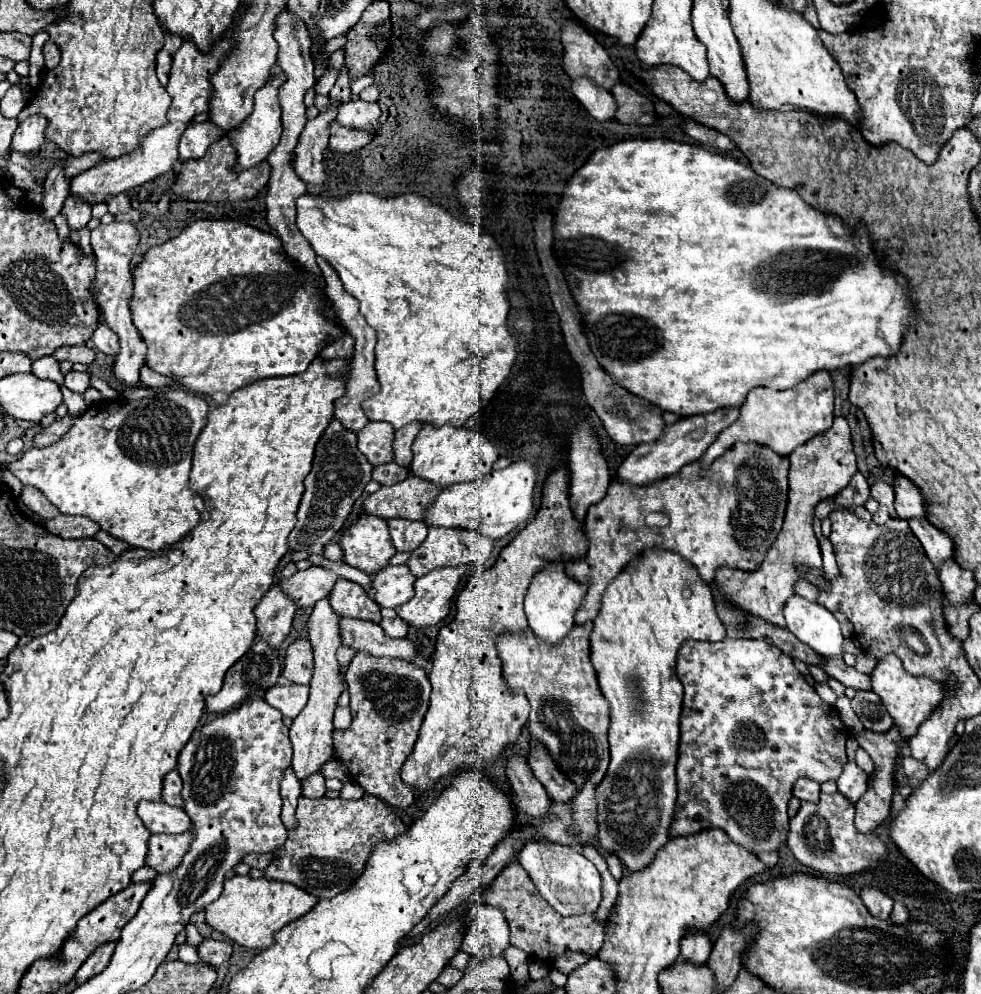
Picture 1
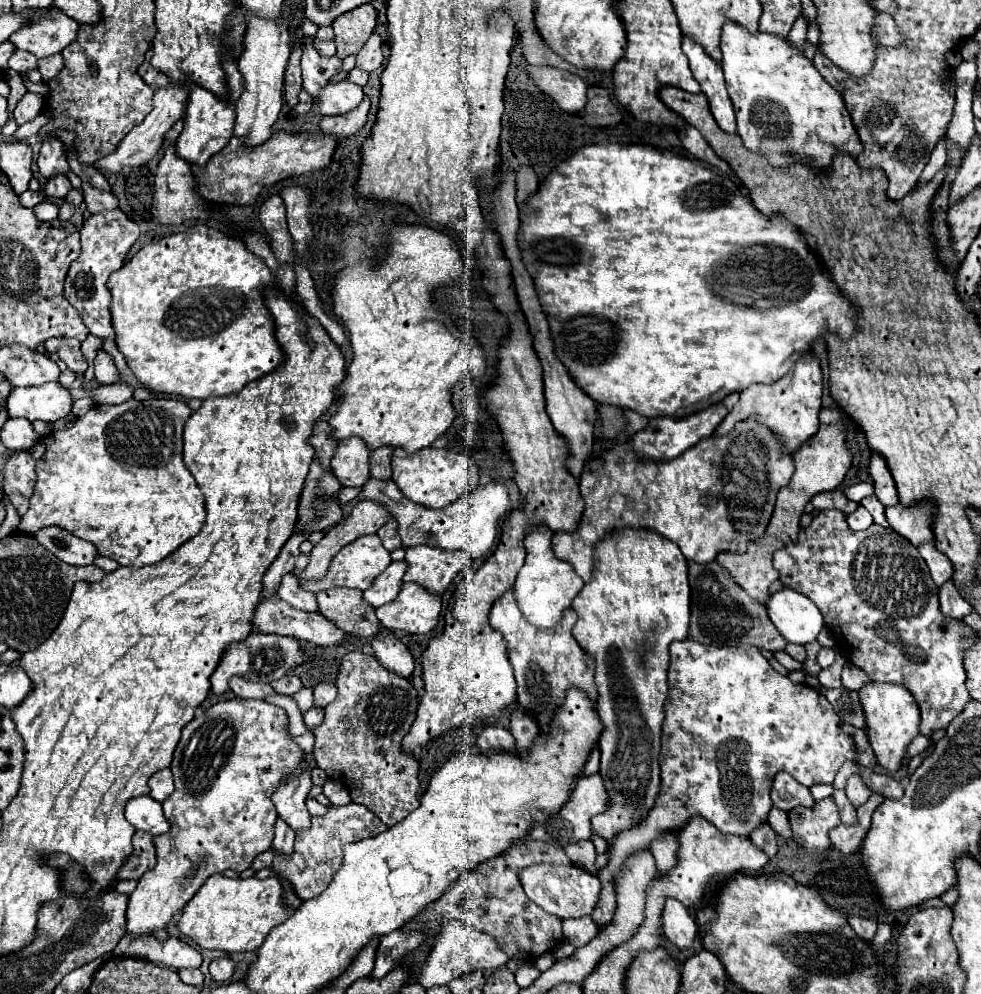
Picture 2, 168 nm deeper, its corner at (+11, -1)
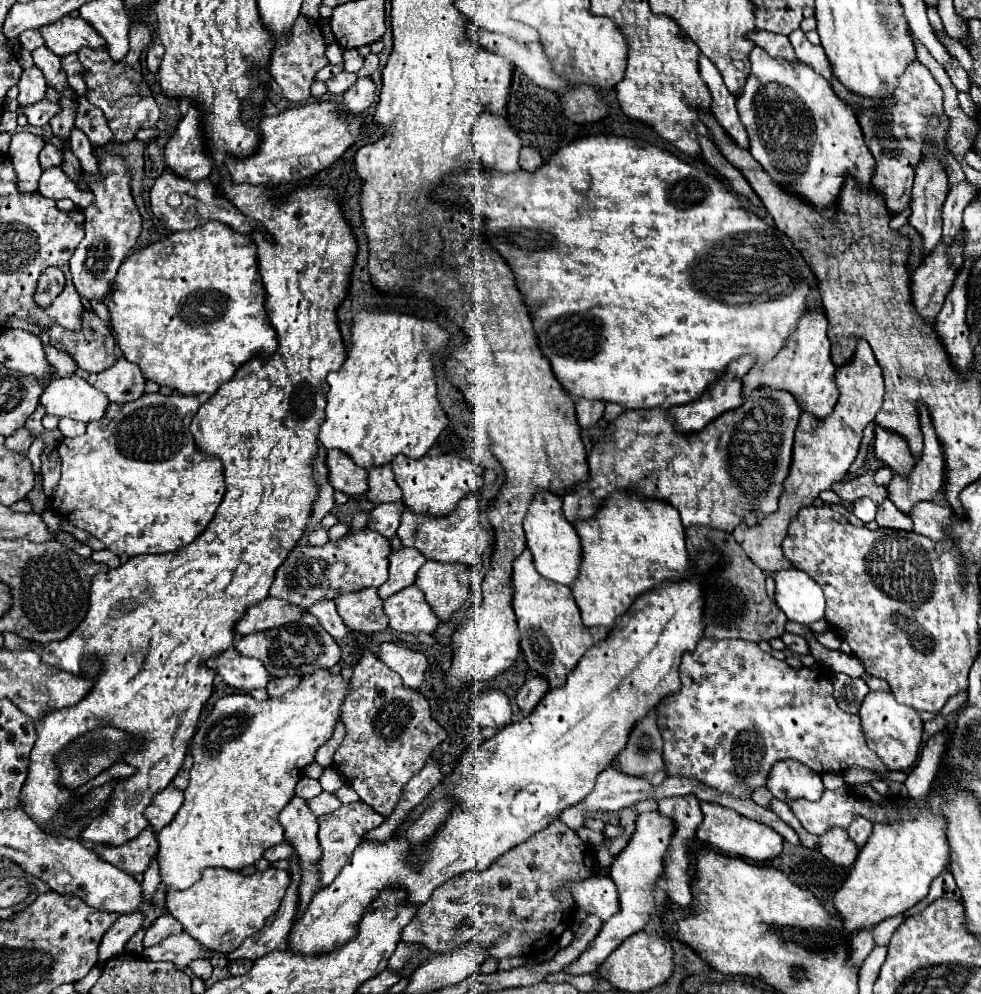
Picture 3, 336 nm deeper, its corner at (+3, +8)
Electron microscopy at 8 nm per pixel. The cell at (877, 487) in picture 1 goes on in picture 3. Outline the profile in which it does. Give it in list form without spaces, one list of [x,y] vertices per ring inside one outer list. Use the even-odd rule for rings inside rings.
[[[889,498],[877,508],[877,524],[885,528],[895,528],[895,530],[907,530],[907,532],[913,530],[909,516],[897,510],[897,506],[891,504]]]

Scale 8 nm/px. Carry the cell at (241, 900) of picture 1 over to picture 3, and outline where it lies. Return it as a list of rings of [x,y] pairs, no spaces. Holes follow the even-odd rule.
[[[273,866],[251,876],[225,868],[205,868],[203,878],[189,890],[167,888],[165,906],[171,916],[183,924],[183,930],[189,932],[197,942],[211,950],[229,954],[239,948],[245,938],[257,934],[265,920],[277,912],[289,884],[289,872]]]

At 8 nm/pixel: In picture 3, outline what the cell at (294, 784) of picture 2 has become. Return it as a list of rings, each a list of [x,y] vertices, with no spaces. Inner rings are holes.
[[[291,798],[291,802],[283,808],[279,822],[285,830],[285,840],[291,842],[291,846],[295,848],[297,856],[299,856],[299,866],[301,866],[301,884],[299,884],[299,912],[297,916],[301,916],[301,912],[305,912],[305,904],[309,904],[309,900],[323,888],[321,880],[319,880],[319,872],[317,872],[317,862],[321,860],[321,848],[319,848],[319,840],[317,840],[317,816],[307,808],[307,802],[303,798]]]

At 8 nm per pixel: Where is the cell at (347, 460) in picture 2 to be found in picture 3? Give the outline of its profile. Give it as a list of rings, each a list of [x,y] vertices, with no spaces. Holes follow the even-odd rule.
[[[327,450],[325,464],[329,470],[329,484],[333,490],[347,494],[349,498],[367,492],[367,472],[351,462],[351,458],[339,450]]]

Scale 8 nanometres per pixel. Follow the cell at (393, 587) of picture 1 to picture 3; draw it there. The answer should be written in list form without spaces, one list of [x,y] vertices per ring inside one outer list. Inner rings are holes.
[[[401,548],[389,554],[389,580],[379,588],[379,596],[387,600],[395,592],[415,584],[417,570],[425,564],[425,556],[413,548]]]

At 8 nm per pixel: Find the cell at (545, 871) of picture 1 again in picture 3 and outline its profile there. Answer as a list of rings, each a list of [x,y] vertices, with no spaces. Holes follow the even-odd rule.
[[[591,876],[571,884],[571,894],[579,910],[595,914],[601,922],[607,922],[619,912],[619,894],[609,876]]]

